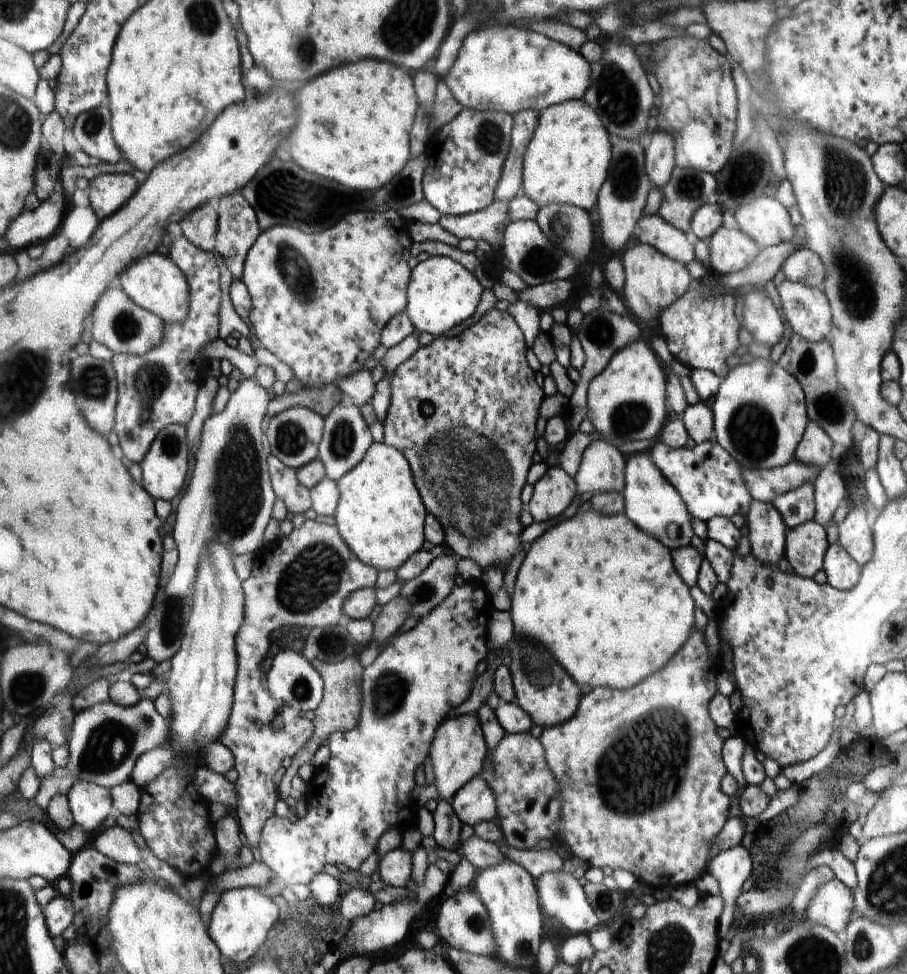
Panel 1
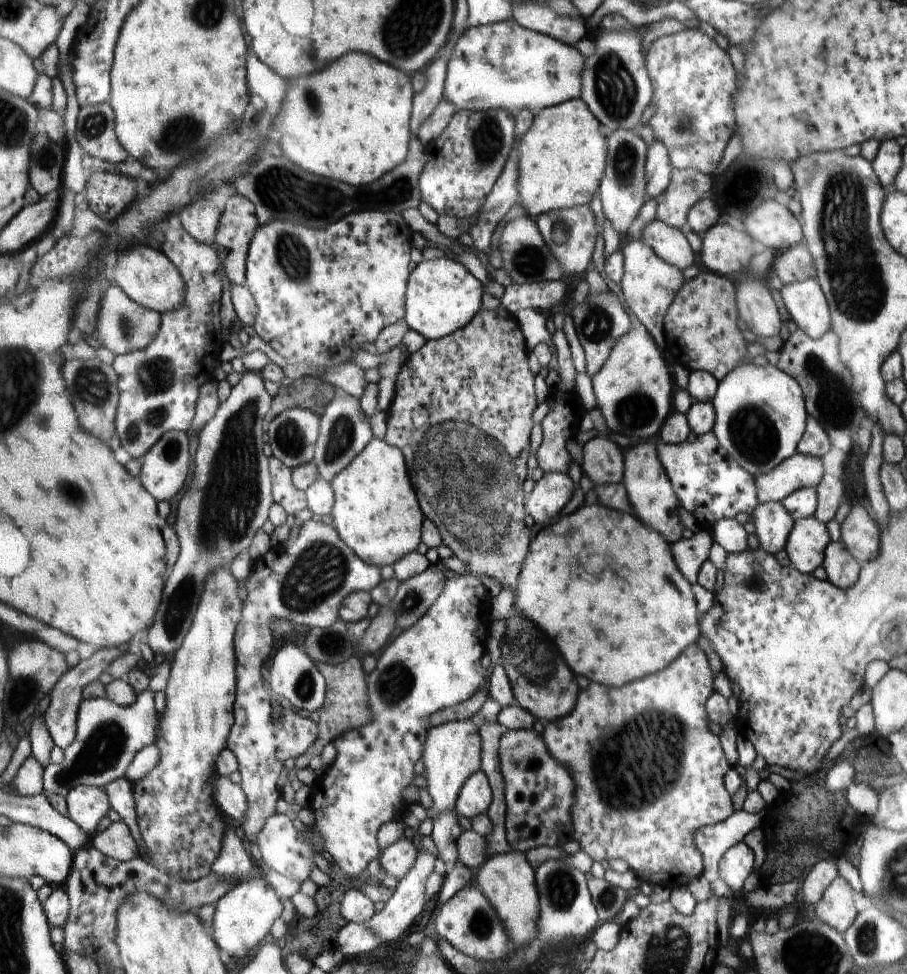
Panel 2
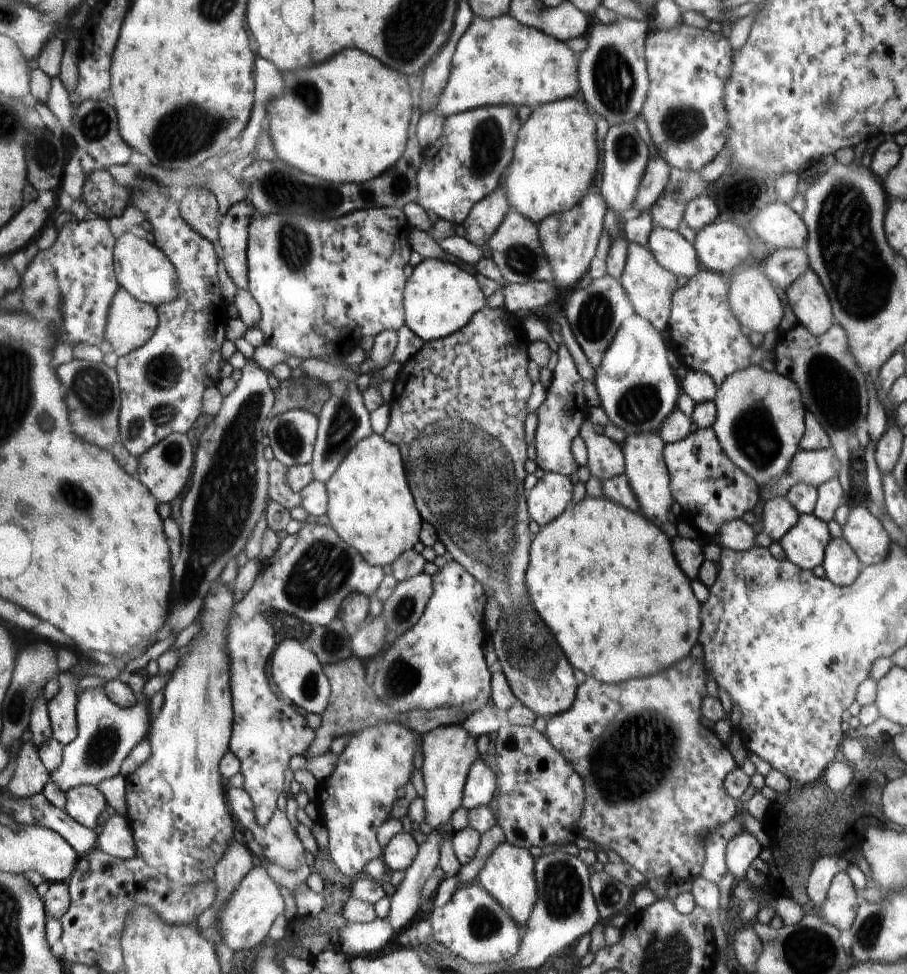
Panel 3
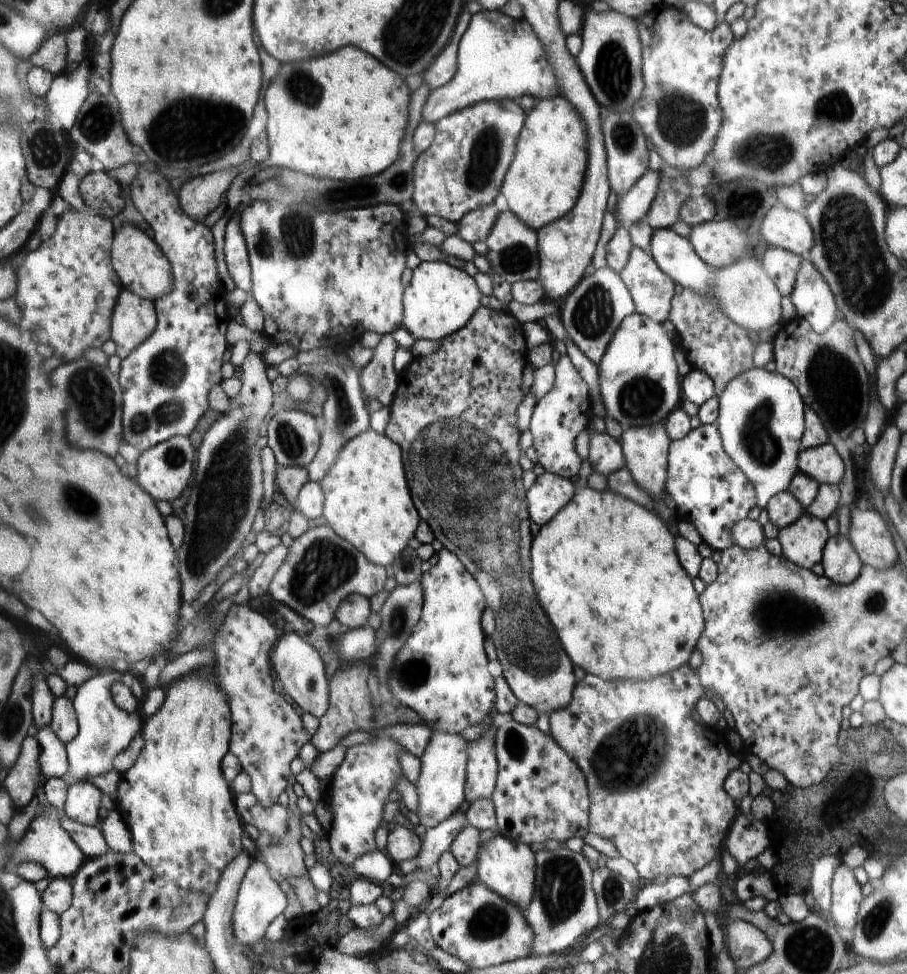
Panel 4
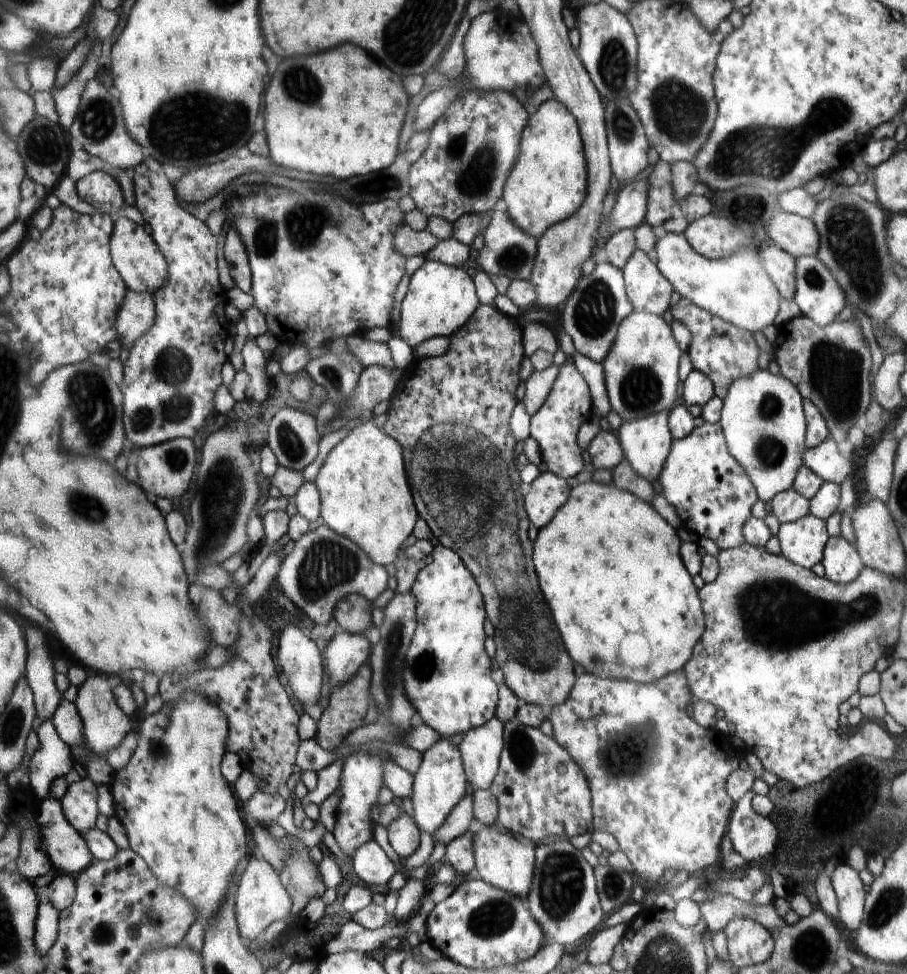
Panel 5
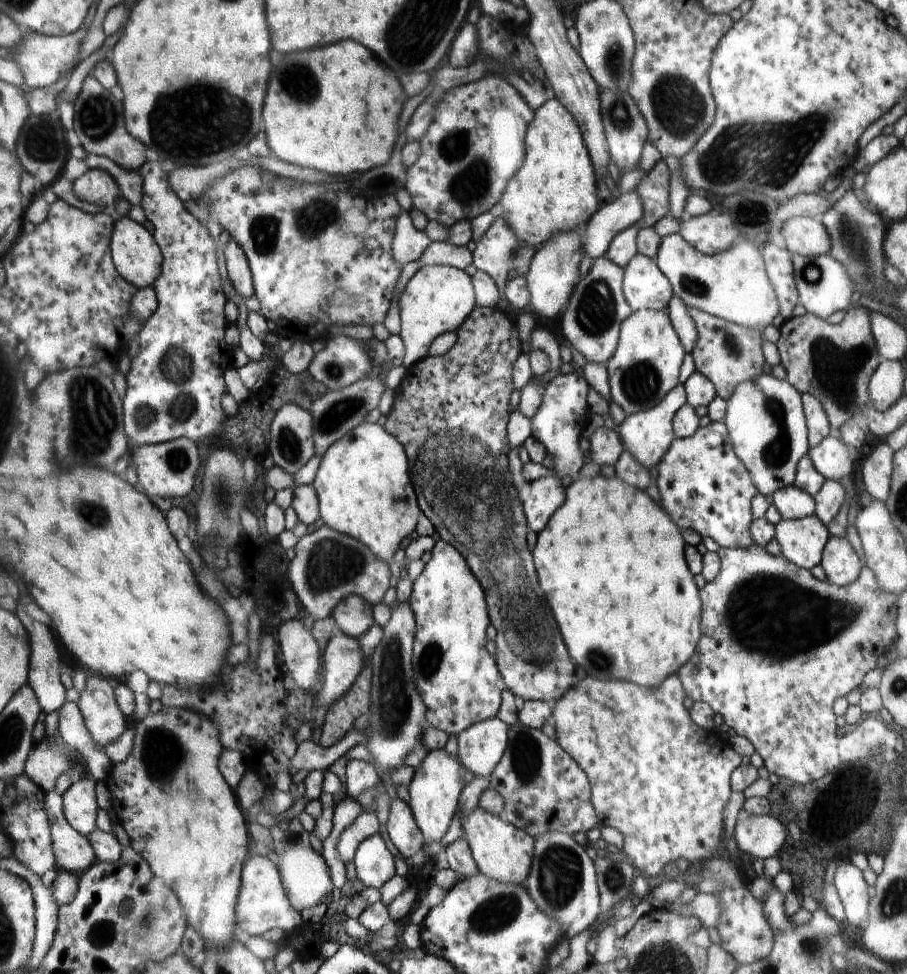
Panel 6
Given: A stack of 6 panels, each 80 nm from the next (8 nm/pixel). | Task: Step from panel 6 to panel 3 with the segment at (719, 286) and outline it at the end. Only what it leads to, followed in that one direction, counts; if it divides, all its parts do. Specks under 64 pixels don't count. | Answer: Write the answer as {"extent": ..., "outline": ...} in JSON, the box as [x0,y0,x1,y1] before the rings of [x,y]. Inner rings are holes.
{"extent":[647,225,784,335],"outline":[[[656,225],[649,234],[647,246],[658,262],[675,275],[690,278],[699,271],[696,249],[677,230]],[[744,266],[732,276],[729,304],[742,326],[764,335],[771,330],[778,330],[784,310],[768,278],[754,270],[754,266]]]}

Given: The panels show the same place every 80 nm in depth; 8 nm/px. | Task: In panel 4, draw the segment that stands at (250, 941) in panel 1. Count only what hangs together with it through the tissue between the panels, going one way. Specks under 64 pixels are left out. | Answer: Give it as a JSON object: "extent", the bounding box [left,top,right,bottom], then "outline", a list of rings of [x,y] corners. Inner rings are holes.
{"extent":[233,856,288,946],"outline":[[[258,856],[254,857],[242,879],[241,888],[237,894],[237,904],[233,912],[233,932],[236,944],[254,946],[270,926],[270,922],[286,910],[288,901],[278,883],[278,876],[271,872],[267,863]]]}

